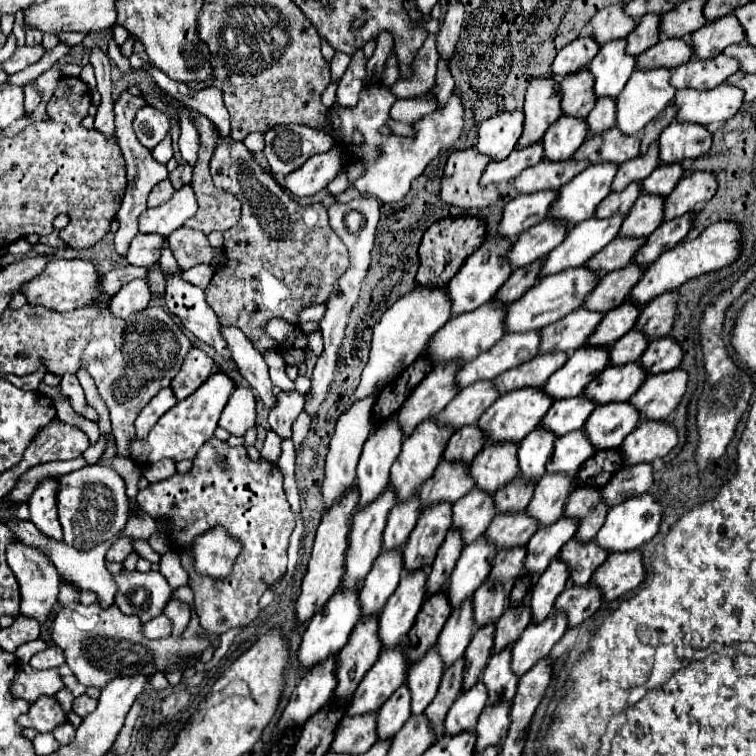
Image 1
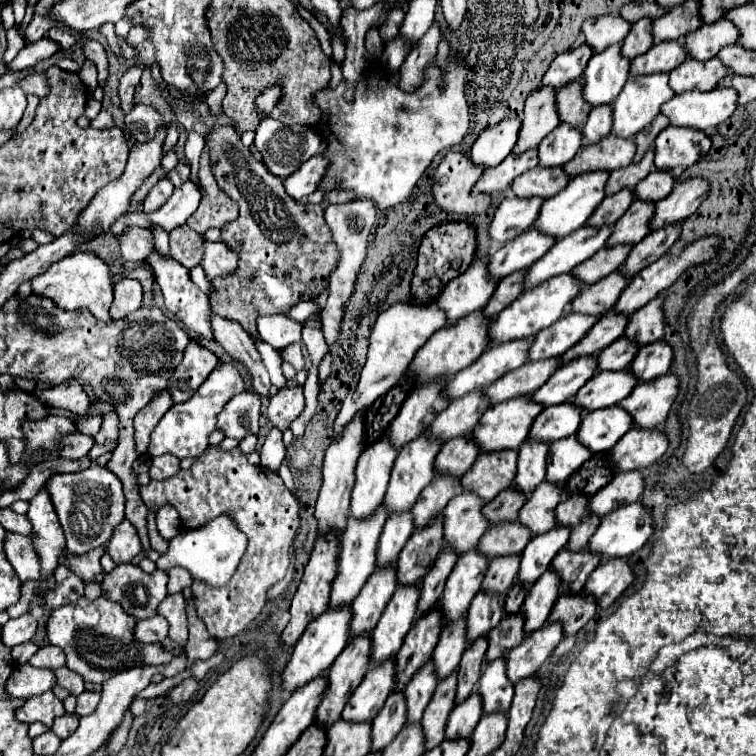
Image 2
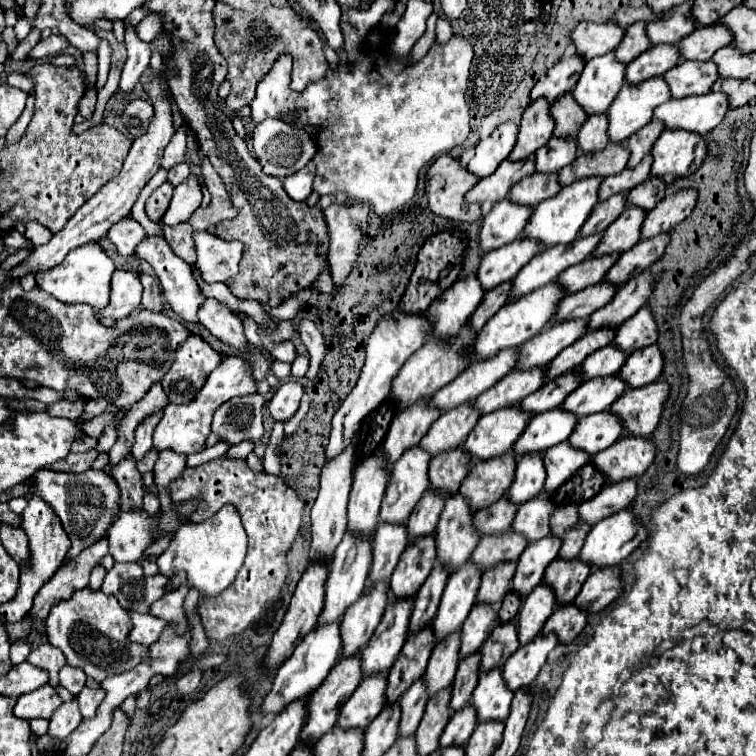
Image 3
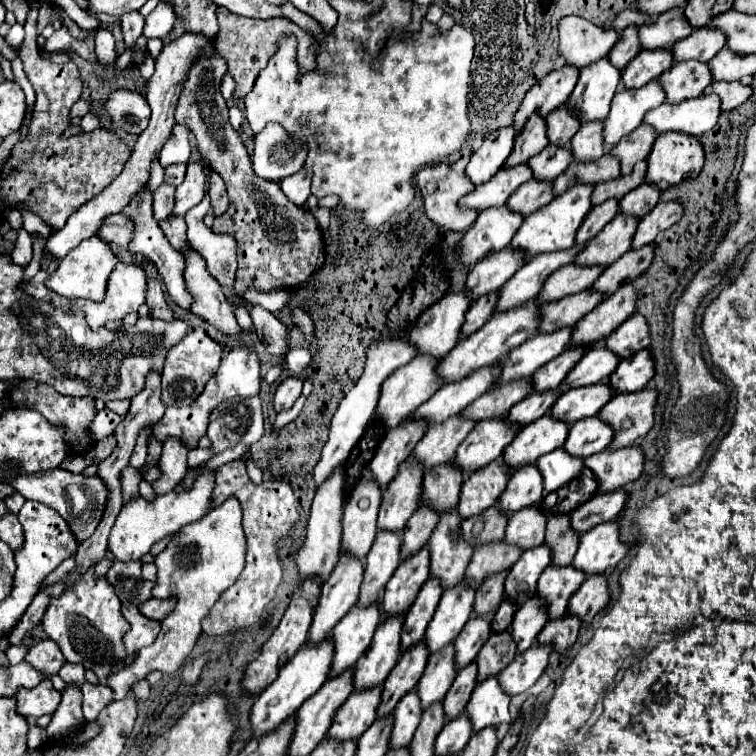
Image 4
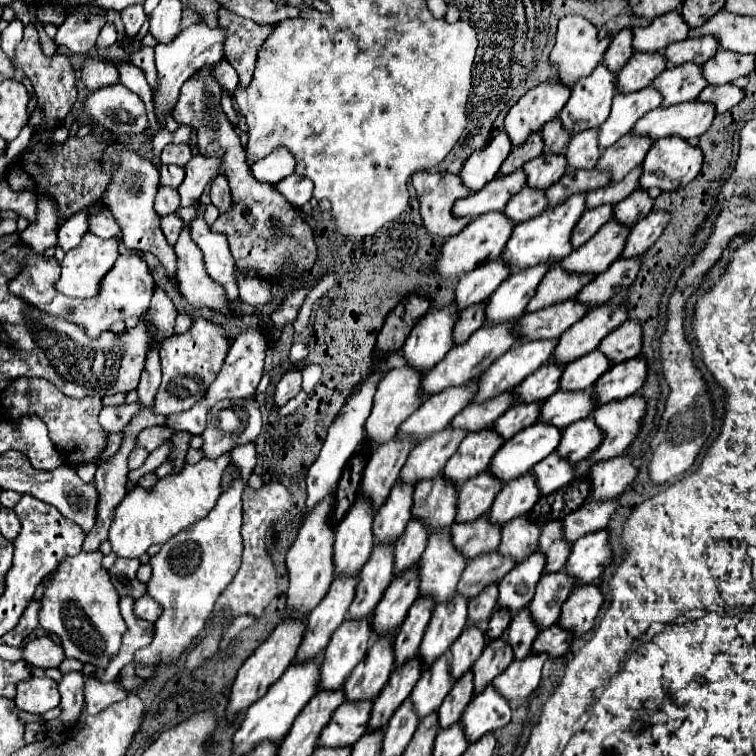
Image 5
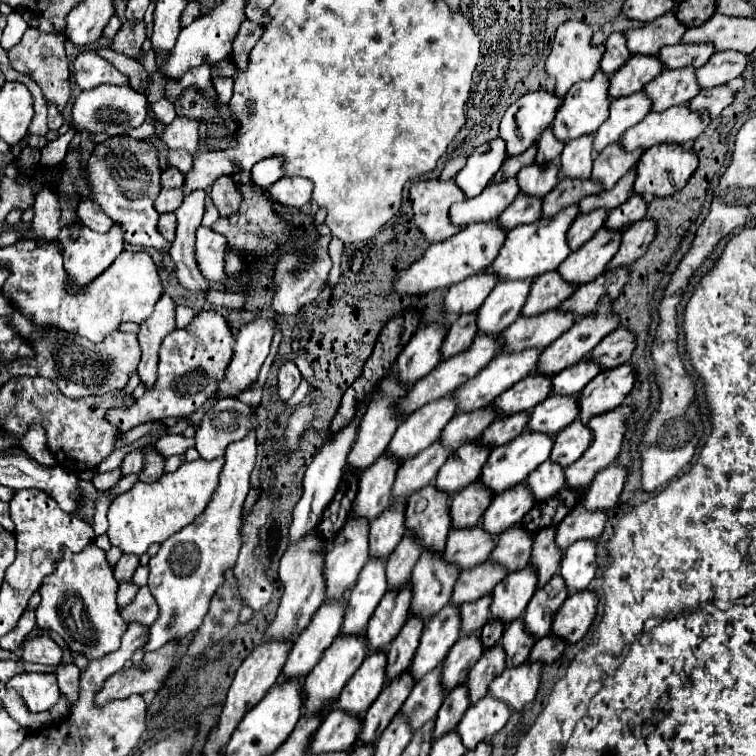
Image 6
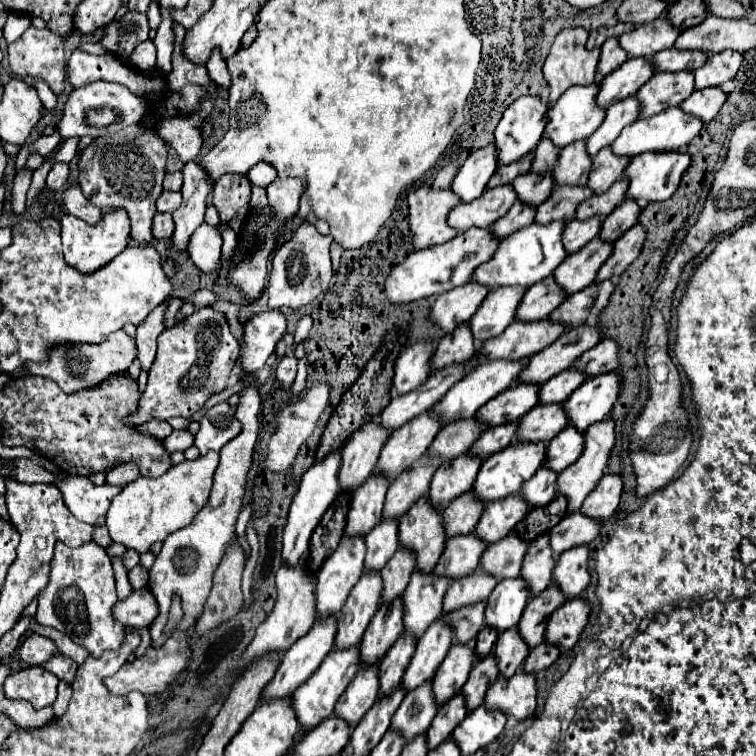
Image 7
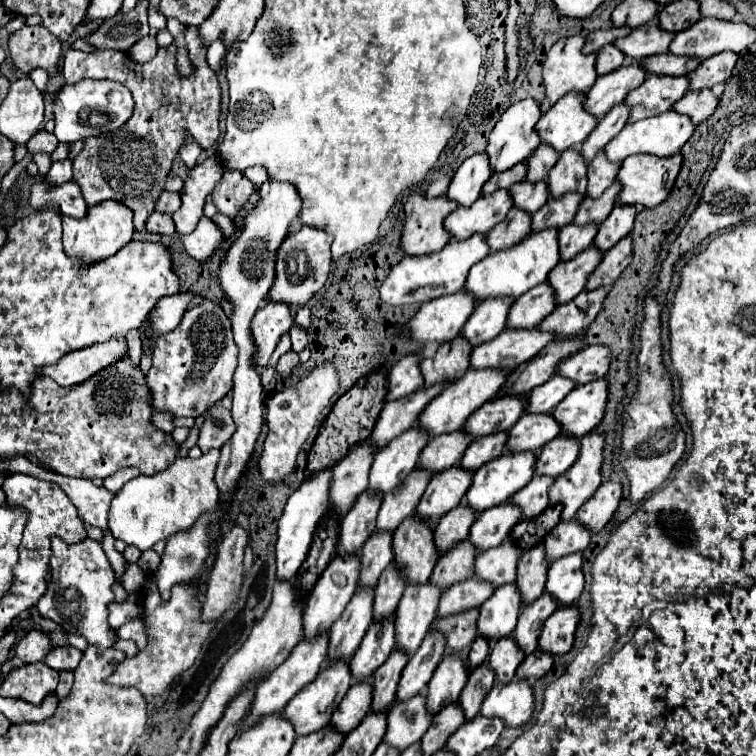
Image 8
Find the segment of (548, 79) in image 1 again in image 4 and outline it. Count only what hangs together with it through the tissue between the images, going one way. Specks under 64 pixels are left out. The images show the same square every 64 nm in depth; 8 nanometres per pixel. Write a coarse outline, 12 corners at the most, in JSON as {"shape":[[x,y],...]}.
{"shape":[[532,114],[504,166],[528,162],[548,146],[546,120]]}

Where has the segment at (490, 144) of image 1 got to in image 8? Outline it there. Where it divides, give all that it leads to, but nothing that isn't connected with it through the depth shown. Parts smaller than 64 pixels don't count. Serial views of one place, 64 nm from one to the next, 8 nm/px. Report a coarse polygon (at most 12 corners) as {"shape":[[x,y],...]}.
{"shape":[[486,152],[466,158],[448,198],[474,204],[492,170]]}

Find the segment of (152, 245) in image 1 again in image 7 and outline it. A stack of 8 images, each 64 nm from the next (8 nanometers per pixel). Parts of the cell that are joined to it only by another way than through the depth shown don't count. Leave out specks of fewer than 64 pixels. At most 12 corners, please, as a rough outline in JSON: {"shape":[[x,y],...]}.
{"shape":[[78,186],[64,192],[72,216],[92,226],[102,220],[100,210],[84,198]]}

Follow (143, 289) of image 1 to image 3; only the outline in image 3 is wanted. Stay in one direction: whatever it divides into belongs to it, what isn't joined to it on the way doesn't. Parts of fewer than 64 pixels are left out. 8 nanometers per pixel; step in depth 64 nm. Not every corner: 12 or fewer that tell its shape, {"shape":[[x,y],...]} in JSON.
{"shape":[[116,270],[100,316],[120,320],[140,306],[138,274]]}

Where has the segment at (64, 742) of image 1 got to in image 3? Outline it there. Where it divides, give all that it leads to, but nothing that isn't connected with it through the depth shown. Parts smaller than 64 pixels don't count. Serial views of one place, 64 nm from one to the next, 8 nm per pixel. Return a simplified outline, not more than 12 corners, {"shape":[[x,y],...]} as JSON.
{"shape":[[66,702],[50,720],[48,734],[64,740],[82,716],[78,702]]}

